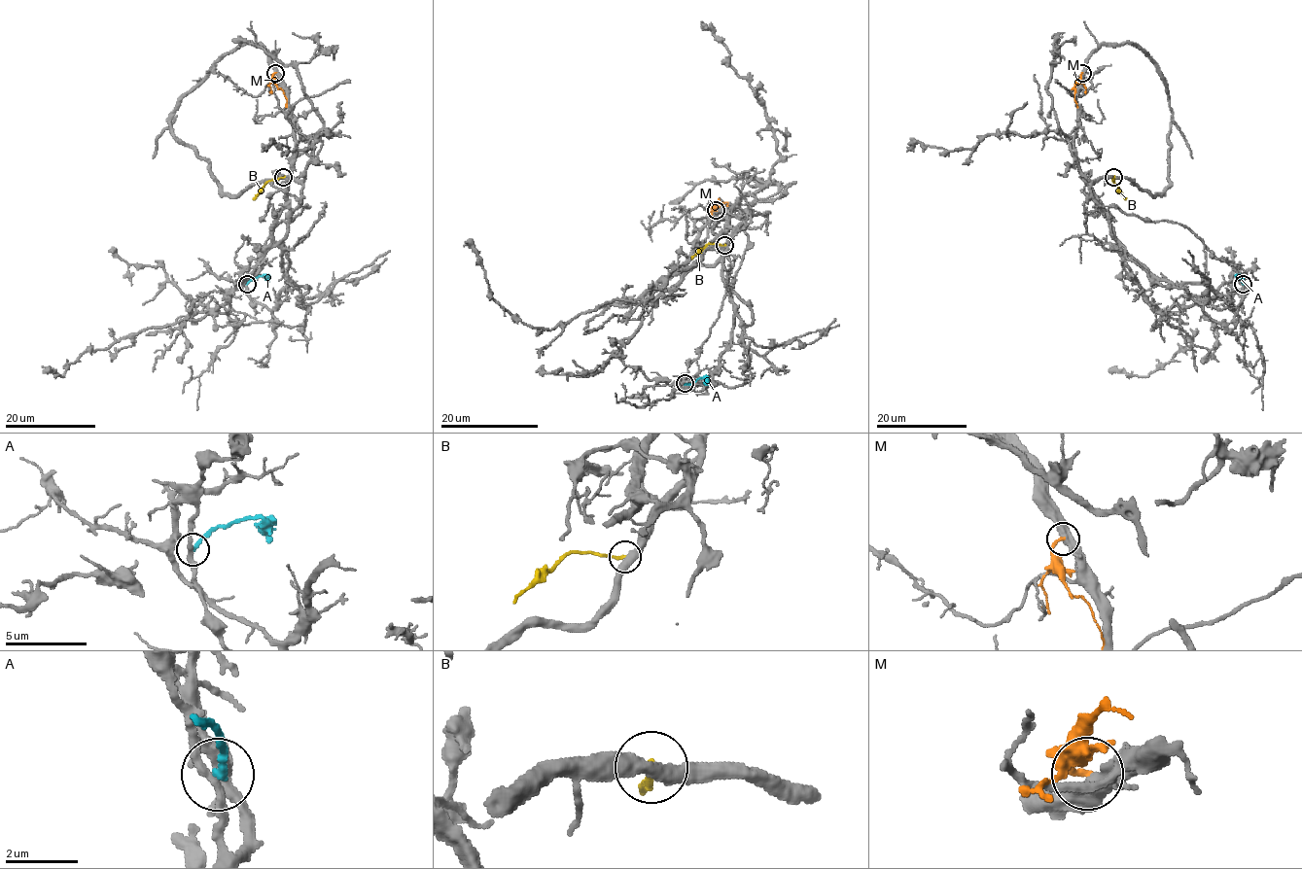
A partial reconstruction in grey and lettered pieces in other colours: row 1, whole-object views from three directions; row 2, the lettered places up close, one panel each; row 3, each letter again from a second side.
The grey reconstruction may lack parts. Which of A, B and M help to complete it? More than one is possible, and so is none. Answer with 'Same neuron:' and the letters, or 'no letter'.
Same neuron: no letter

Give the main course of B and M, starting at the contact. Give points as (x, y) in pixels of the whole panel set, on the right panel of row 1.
B: (1114, 177), (1117, 191), (1127, 199)
M: (1082, 72), (1074, 86), (1077, 107)

